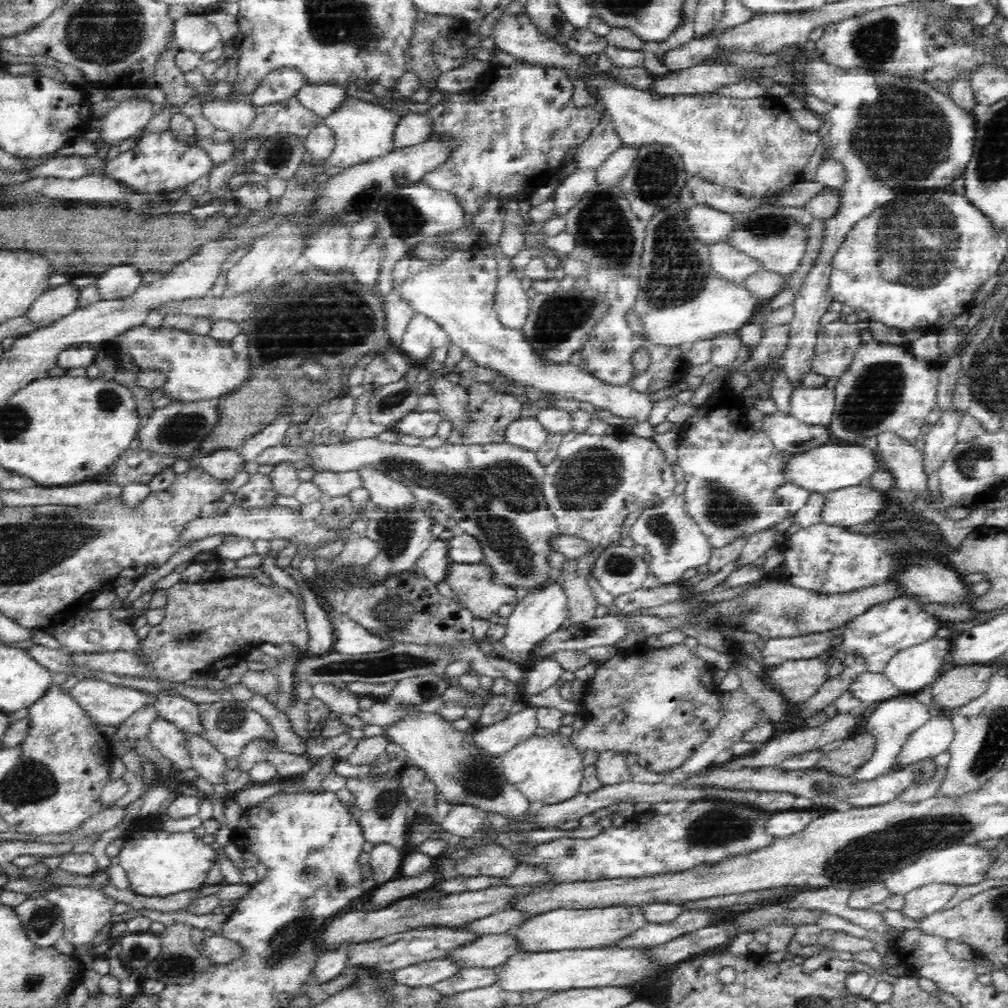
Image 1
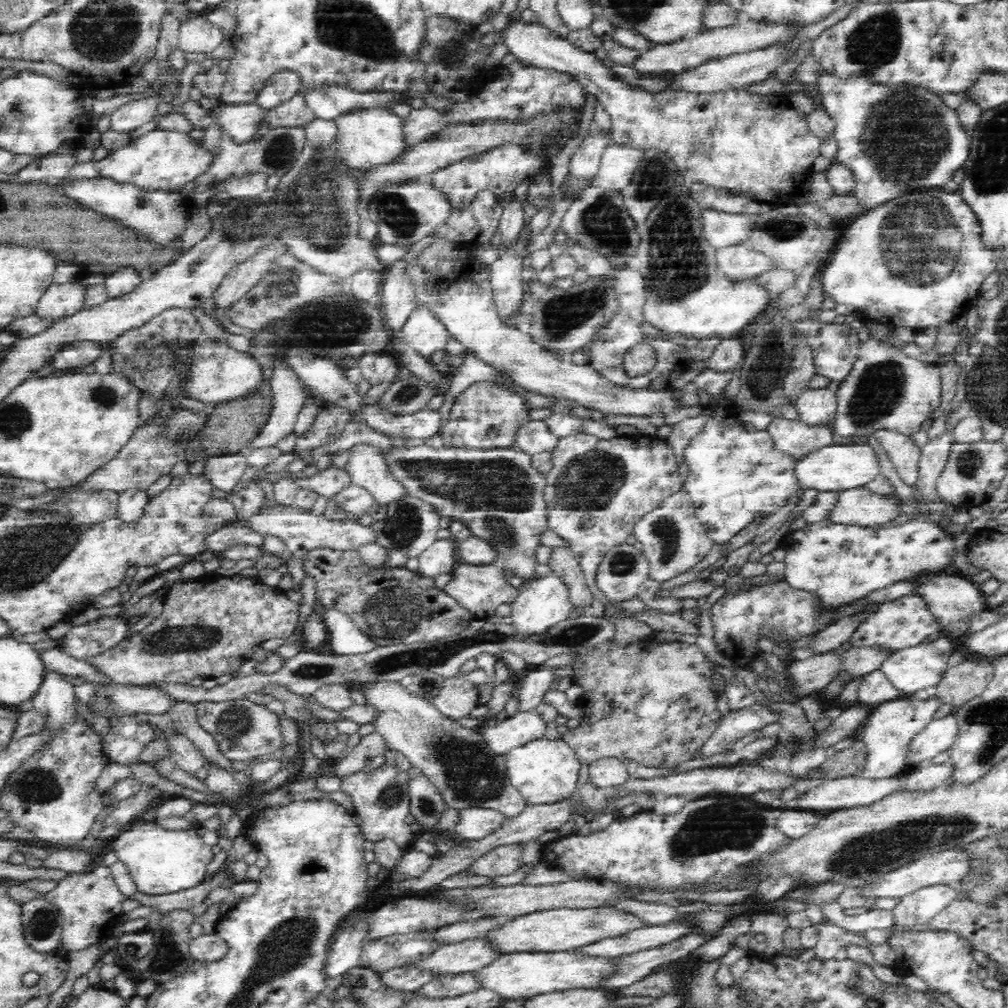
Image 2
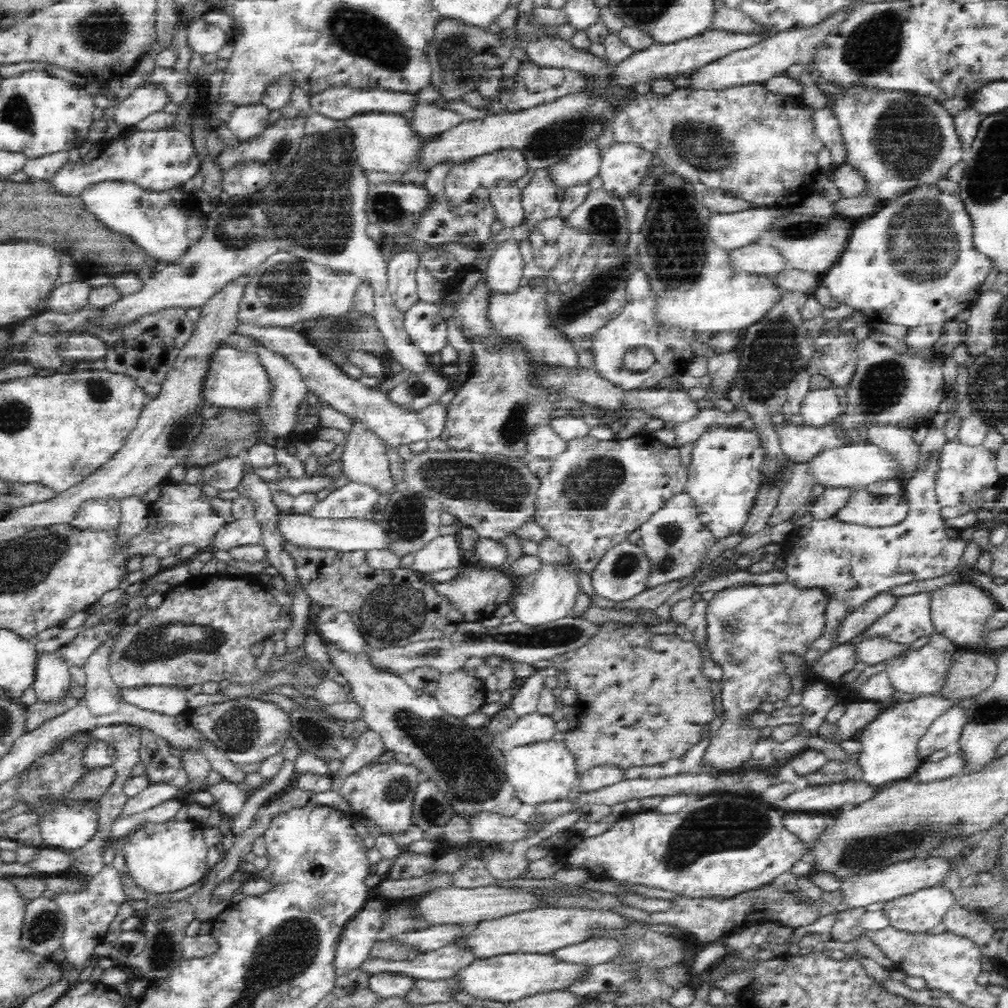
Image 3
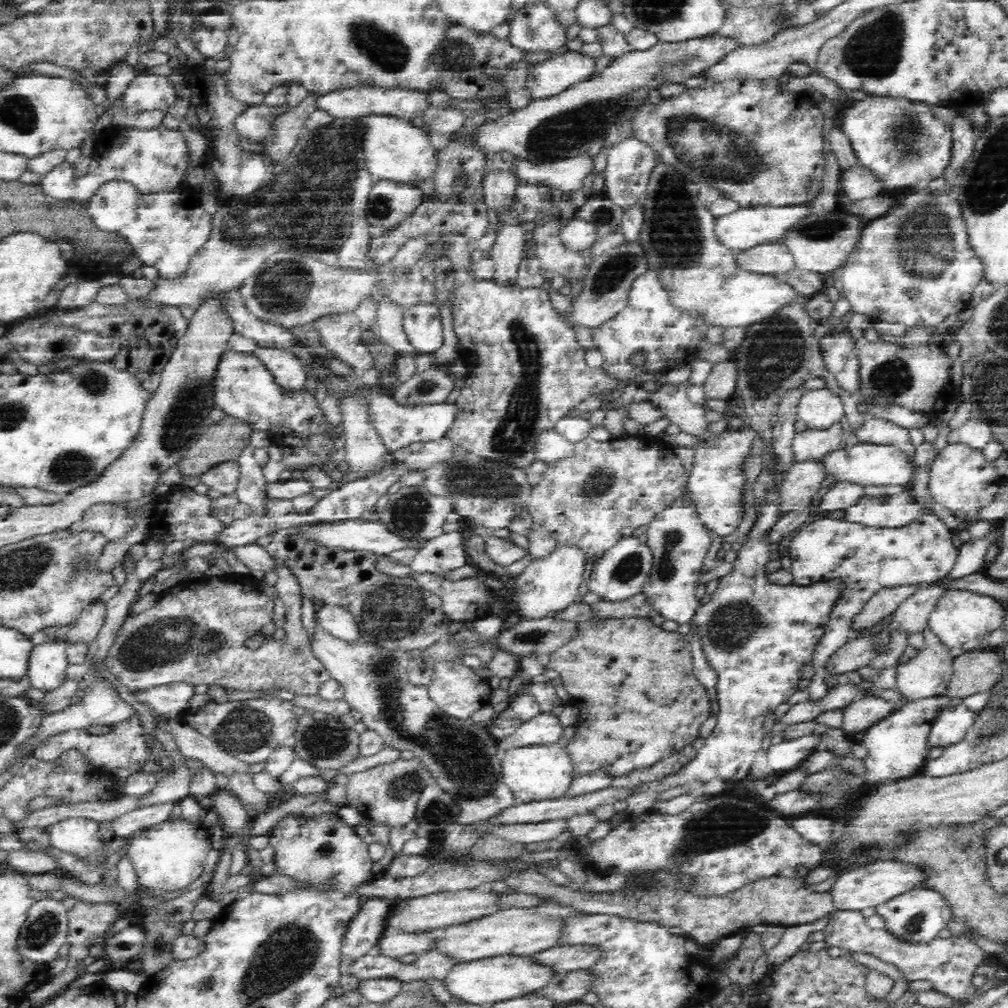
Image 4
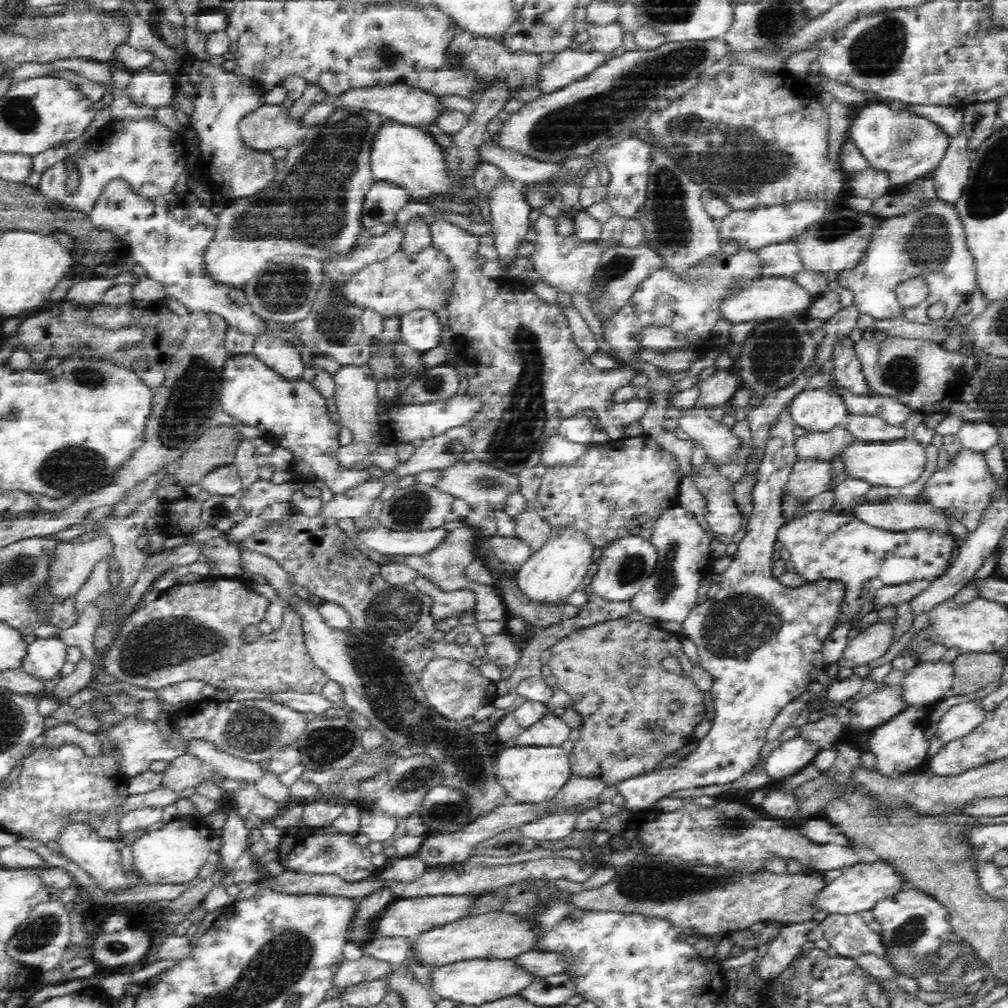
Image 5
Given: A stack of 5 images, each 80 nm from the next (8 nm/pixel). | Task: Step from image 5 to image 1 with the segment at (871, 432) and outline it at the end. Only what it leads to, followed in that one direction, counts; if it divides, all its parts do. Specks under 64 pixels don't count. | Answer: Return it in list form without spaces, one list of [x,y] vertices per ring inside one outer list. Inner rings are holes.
[[[883,431],[875,436],[897,486],[913,492],[927,490],[927,480],[922,469],[922,452],[915,444],[891,431]]]

